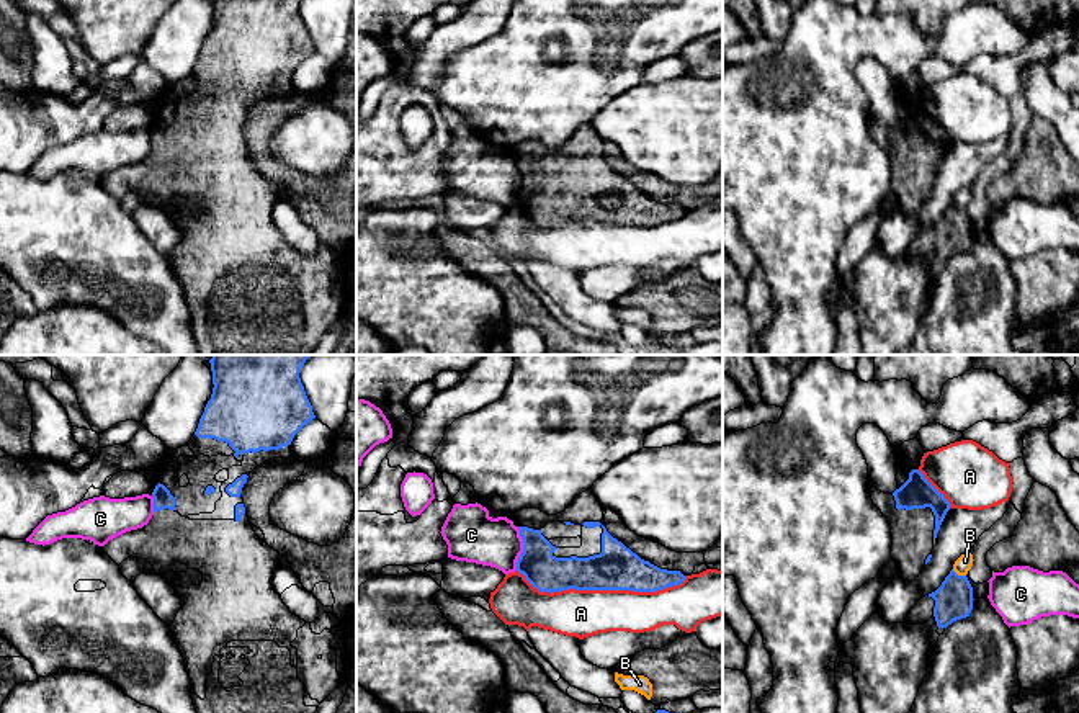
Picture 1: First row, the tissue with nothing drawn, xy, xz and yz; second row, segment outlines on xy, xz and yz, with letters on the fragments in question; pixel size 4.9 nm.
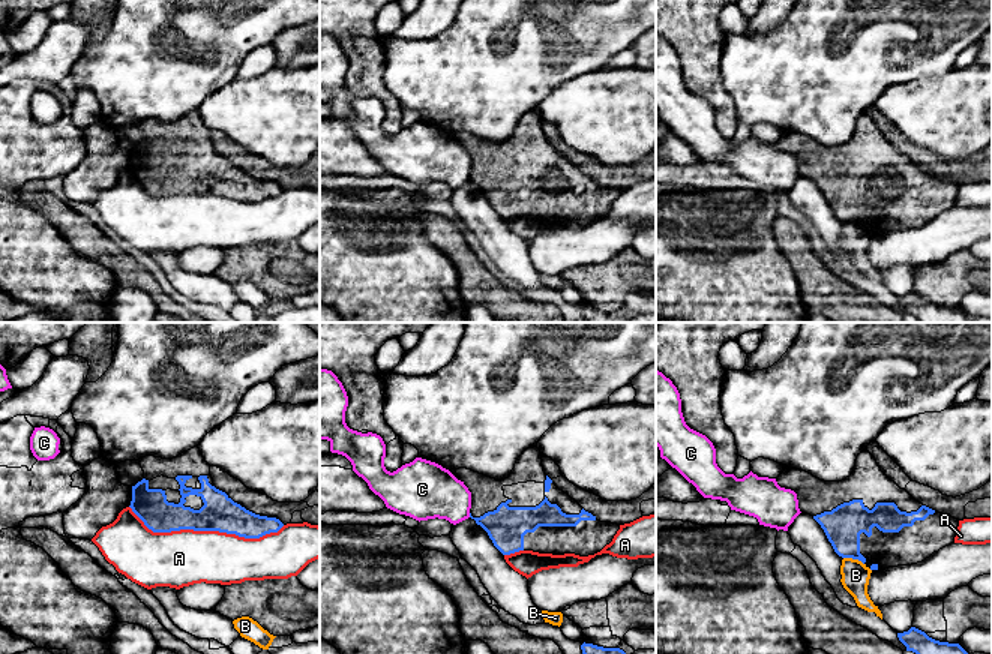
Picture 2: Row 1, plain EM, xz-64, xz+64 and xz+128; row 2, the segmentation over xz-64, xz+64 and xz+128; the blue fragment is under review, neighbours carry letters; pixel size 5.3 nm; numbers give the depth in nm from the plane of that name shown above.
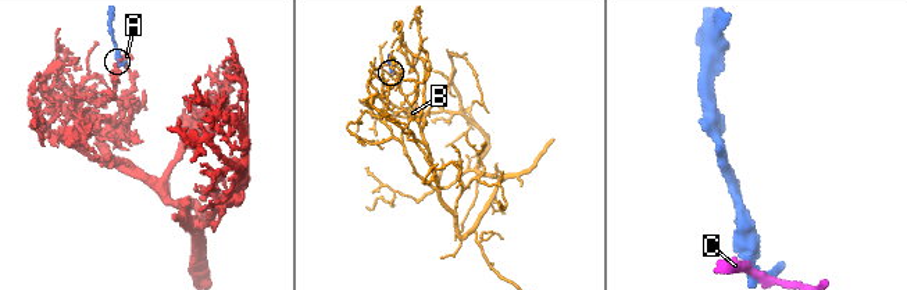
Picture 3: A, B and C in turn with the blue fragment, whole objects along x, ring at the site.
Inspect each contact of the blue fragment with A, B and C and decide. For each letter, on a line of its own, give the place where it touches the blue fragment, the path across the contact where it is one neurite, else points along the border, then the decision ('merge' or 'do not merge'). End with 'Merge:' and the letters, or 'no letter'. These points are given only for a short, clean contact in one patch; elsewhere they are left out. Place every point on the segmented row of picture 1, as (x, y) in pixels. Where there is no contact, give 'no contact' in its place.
A: xz (602, 589) | do not merge
B: yz (957, 574) | do not merge
C: xz (523, 548) | along xz (519, 527), (522, 551), (515, 569) | do not merge
Merge: no letter

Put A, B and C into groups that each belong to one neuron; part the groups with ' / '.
A / B / C

